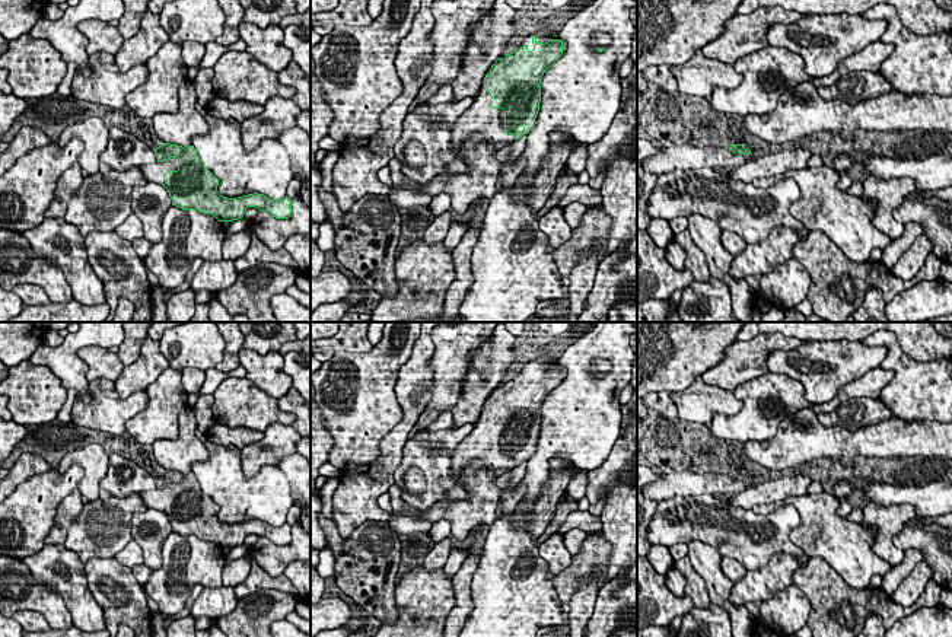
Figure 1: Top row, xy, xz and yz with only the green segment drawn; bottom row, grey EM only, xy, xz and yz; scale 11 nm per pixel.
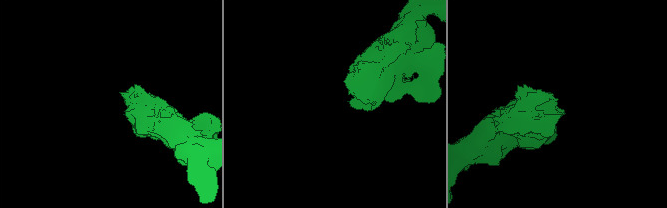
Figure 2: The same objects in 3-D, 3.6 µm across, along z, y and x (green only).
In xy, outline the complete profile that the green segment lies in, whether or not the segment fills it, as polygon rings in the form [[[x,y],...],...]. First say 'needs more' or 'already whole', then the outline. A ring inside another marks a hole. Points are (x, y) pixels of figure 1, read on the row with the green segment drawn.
needs more; [[[162,143],[153,150],[157,160],[138,168],[149,182],[160,184],[169,191],[172,206],[182,210],[197,210],[204,214],[211,214],[219,222],[233,222],[242,219],[249,207],[255,207],[260,211],[267,211],[276,219],[289,219],[292,216],[292,200],[287,195],[281,200],[271,200],[258,192],[238,198],[223,197],[217,191],[219,179],[201,163],[194,146],[184,149],[178,144]]]

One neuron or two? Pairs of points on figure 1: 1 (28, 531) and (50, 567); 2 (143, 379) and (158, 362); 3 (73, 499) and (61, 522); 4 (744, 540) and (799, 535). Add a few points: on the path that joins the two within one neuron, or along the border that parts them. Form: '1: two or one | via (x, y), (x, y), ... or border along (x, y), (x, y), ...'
1: two | border along (45, 544), (21, 560)
2: one | via (145, 375), (153, 366)
3: one | via (72, 505), (64, 516)
4: two | border along (786, 503), (799, 515), (790, 540), (809, 557)

